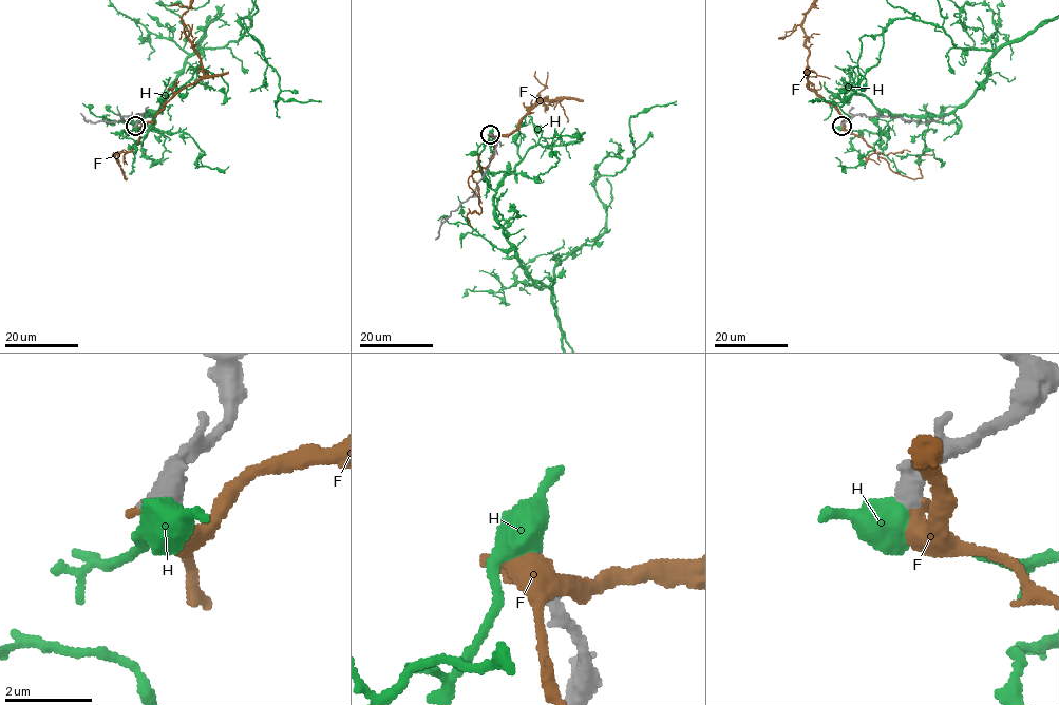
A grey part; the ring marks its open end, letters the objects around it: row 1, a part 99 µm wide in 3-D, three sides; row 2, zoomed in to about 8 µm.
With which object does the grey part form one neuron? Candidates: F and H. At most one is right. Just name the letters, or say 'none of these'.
F

